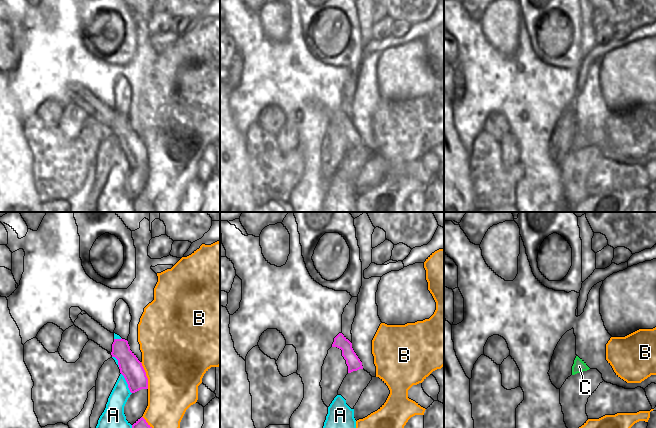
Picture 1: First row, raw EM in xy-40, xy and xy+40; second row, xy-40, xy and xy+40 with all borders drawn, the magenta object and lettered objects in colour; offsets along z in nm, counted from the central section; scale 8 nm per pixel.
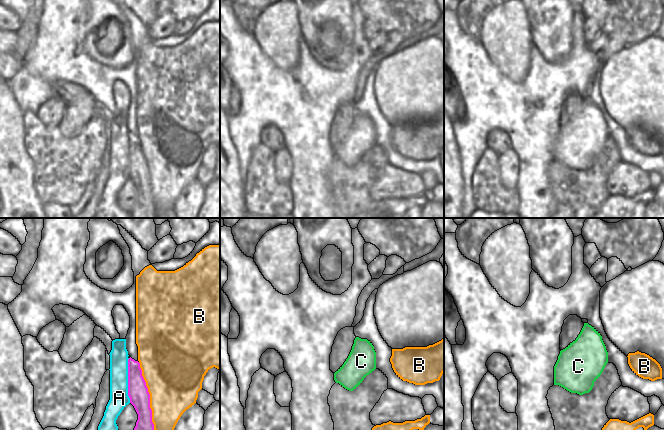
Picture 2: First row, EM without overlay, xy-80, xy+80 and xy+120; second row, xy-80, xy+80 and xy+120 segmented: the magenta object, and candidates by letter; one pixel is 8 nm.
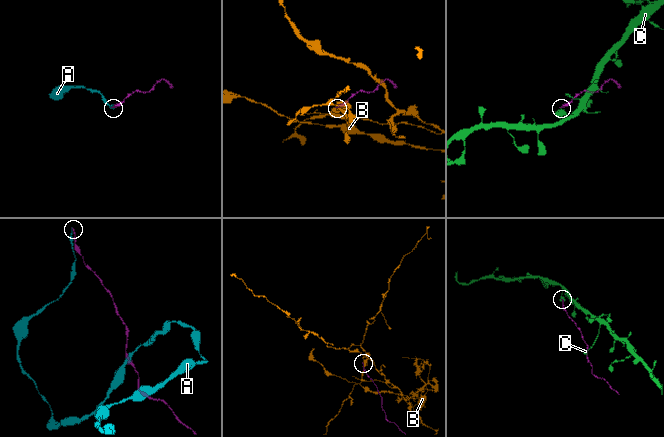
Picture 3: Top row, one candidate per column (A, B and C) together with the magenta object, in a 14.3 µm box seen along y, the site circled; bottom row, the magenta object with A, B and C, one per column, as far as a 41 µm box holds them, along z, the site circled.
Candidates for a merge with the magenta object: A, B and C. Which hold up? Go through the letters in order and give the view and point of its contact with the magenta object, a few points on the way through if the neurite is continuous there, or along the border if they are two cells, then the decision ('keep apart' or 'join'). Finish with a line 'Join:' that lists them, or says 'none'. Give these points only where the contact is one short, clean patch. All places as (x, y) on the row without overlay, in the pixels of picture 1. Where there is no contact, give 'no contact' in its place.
A: contact xy-40 (127, 159); keep apart
B: contact xy-40 (145, 151); keep apart
C: no contact; keep apart
Join: none

